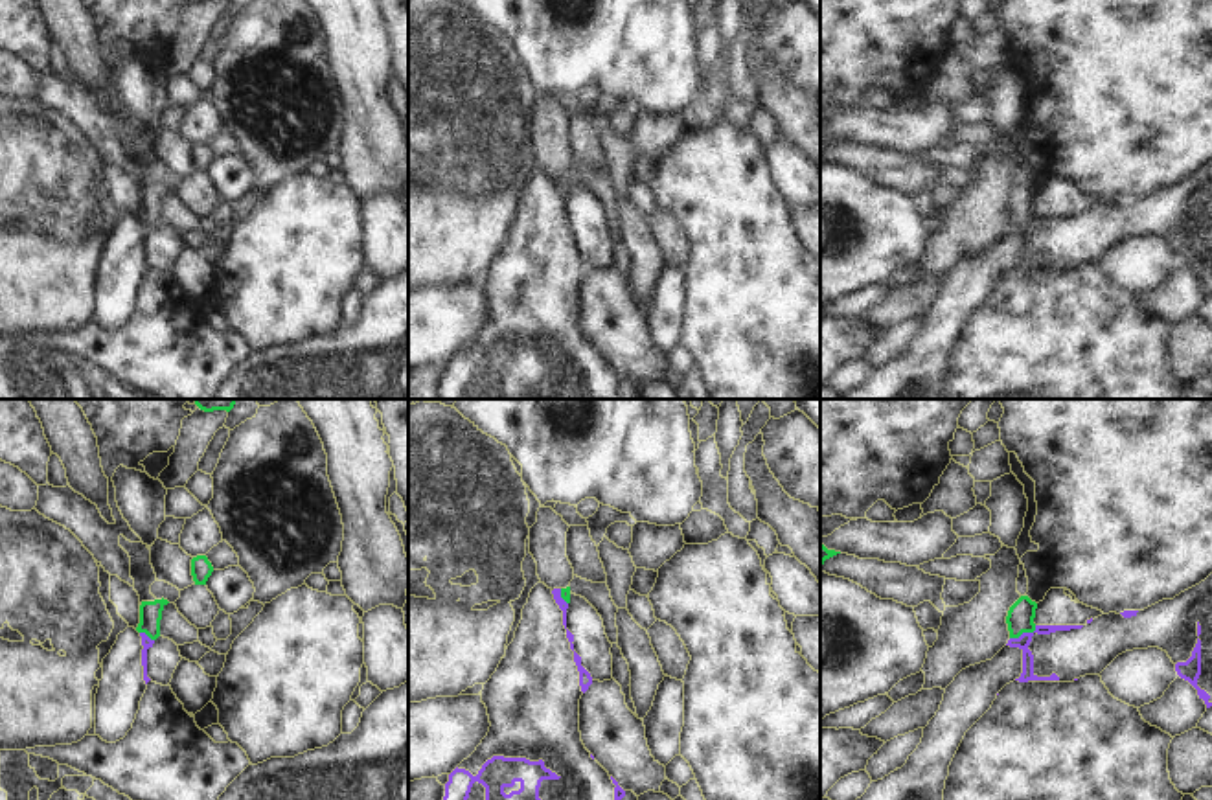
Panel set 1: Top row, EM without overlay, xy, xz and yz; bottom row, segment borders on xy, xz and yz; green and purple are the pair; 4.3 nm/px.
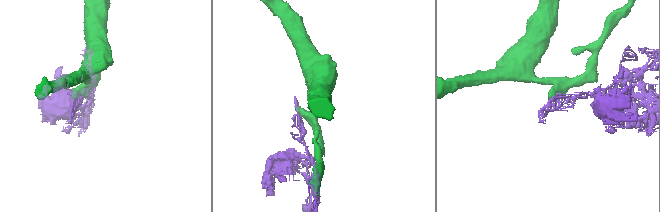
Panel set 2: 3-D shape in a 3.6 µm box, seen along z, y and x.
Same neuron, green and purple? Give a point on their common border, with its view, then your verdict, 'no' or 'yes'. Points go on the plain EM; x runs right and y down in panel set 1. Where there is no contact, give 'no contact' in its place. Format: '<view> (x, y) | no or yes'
yz (1023, 219) | no

